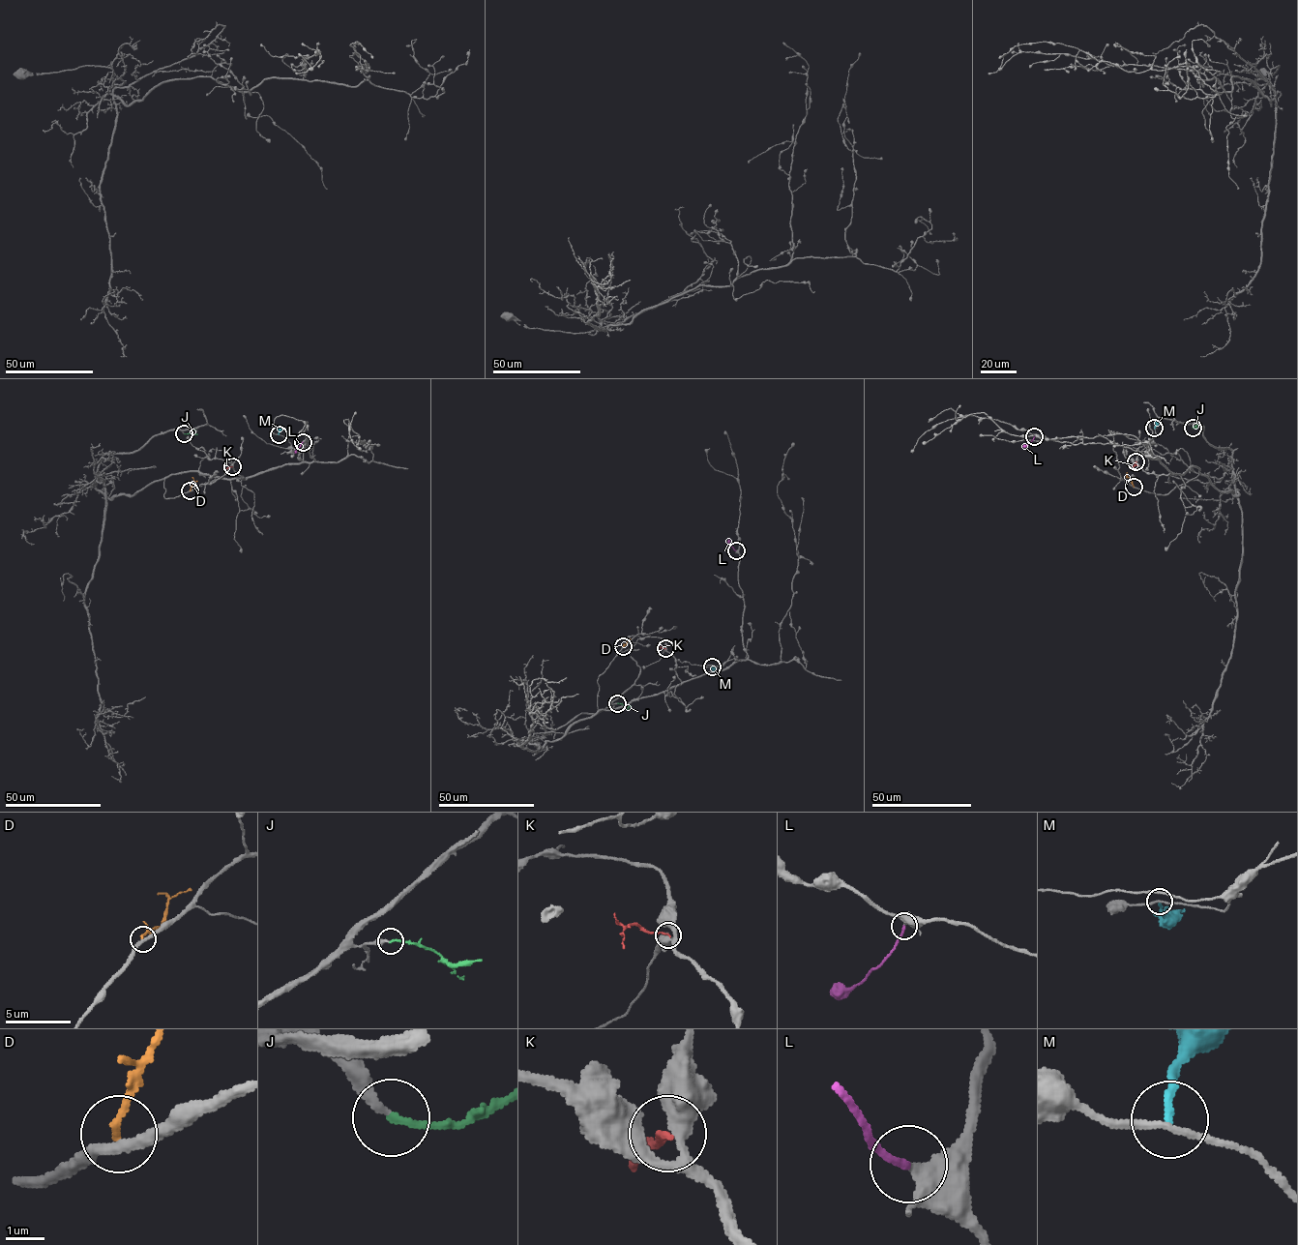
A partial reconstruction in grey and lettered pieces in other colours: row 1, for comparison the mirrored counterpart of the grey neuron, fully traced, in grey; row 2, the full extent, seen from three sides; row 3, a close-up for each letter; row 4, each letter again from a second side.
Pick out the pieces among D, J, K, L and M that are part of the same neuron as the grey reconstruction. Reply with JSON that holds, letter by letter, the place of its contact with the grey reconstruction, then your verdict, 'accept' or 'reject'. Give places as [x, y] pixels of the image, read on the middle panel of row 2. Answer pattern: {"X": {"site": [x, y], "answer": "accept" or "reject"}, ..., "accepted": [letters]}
{"D": {"site": [623, 646], "answer": "reject"}, "J": {"site": [617, 703], "answer": "accept"}, "K": {"site": [665, 648], "answer": "reject"}, "L": {"site": [736, 550], "answer": "accept"}, "M": {"site": [712, 666], "answer": "reject"}, "accepted": ["J", "L"]}

